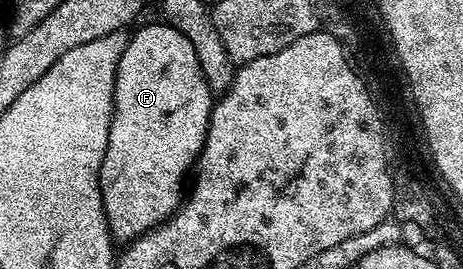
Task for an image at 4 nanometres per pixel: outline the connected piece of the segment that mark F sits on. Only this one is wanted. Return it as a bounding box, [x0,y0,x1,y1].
[99,21,213,241]

